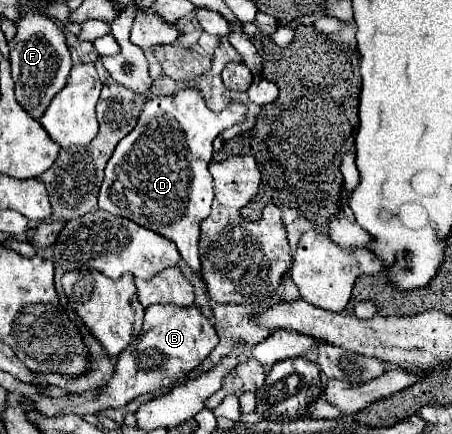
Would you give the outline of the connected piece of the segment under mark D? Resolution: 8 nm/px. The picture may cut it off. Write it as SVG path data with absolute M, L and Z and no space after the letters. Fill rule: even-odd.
M187 87L173 95L155 97L149 103L145 103L145 109L135 125L135 129L119 141L115 147L113 157L109 159L105 167L105 179L99 191L99 209L105 209L113 215L127 217L171 241L175 241L181 259L191 267L191 271L201 279L203 285L207 285L201 261L197 253L197 241L199 241L199 225L203 219L209 217L211 201L213 201L213 177L209 173L209 161L213 151L213 139L227 127L240 124L246 116L247 108L232 101L228 106L228 114L217 114L211 111L203 99L203 93L199 89Z

